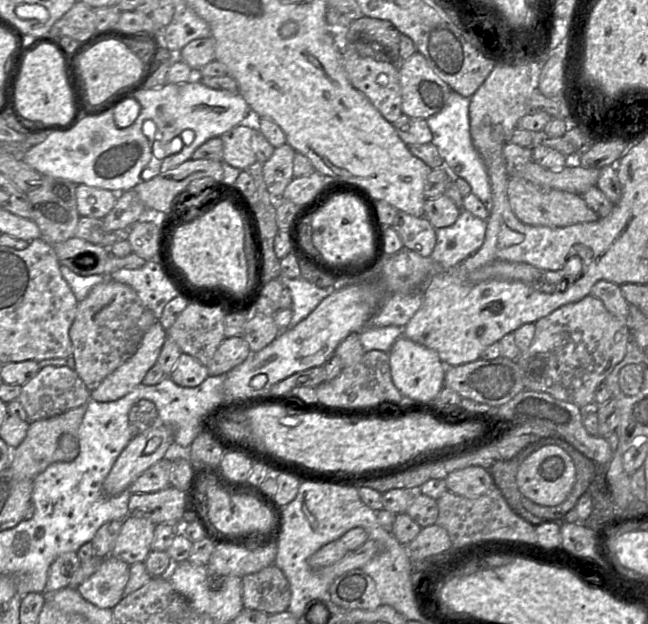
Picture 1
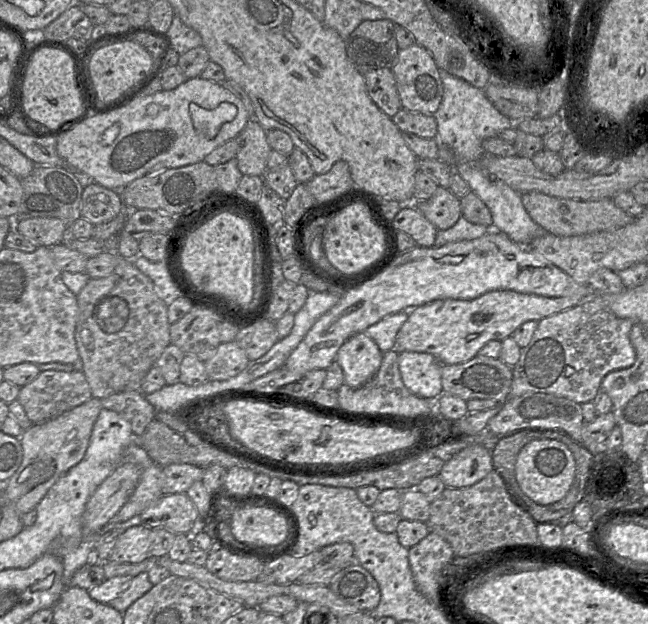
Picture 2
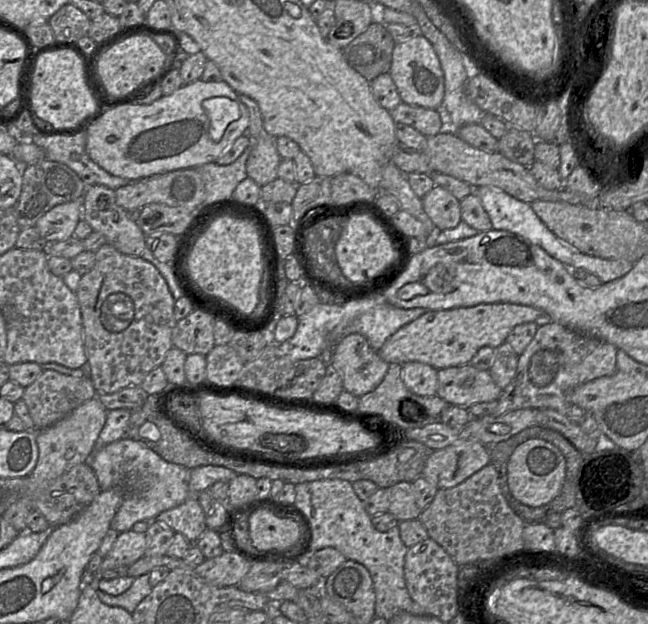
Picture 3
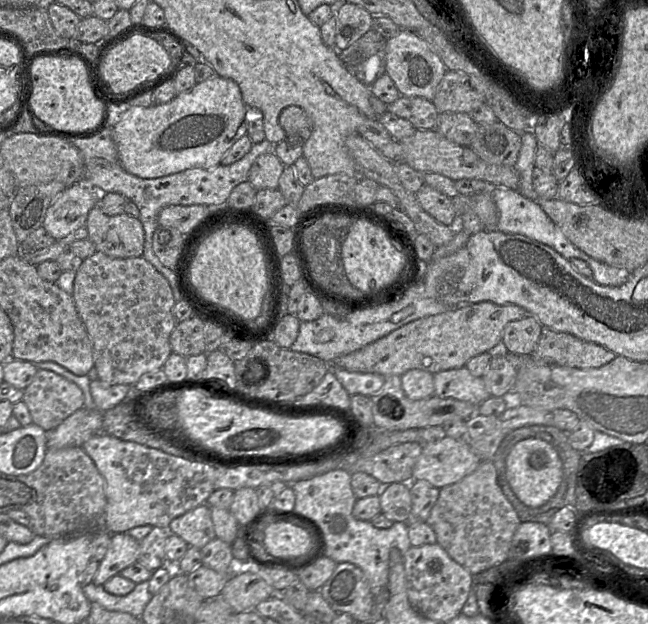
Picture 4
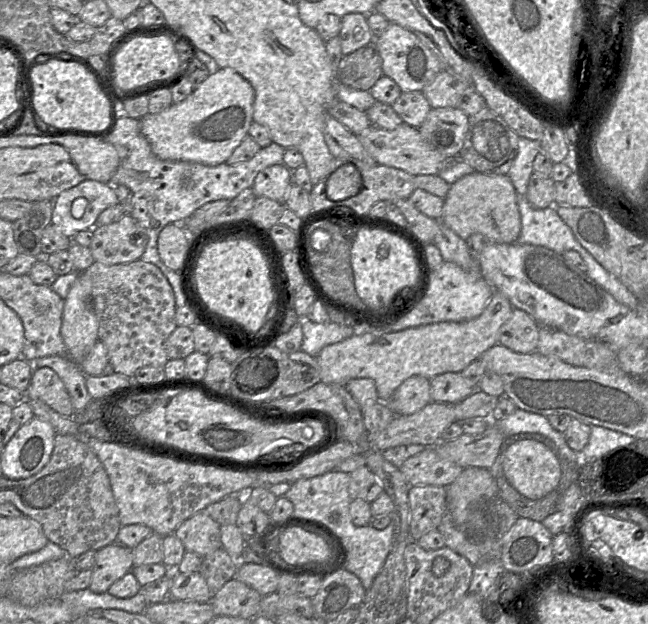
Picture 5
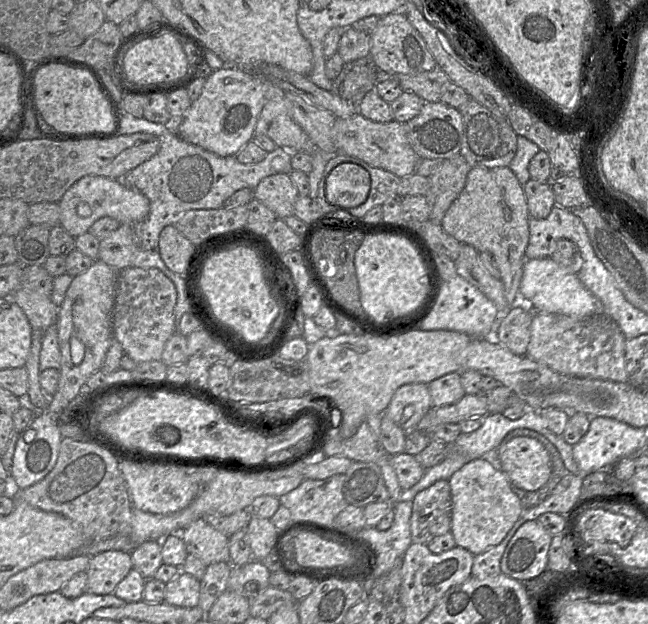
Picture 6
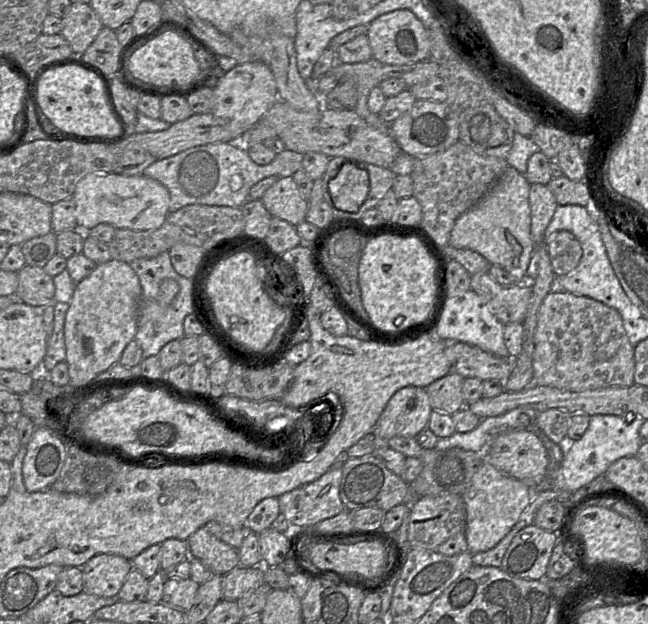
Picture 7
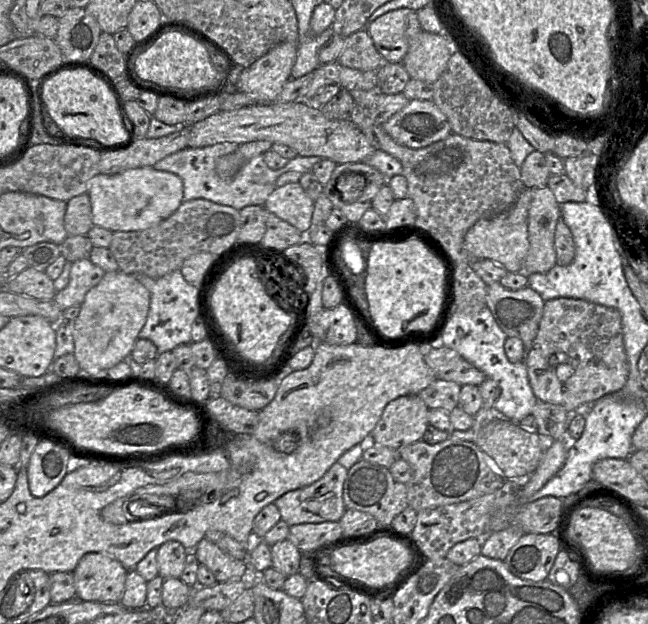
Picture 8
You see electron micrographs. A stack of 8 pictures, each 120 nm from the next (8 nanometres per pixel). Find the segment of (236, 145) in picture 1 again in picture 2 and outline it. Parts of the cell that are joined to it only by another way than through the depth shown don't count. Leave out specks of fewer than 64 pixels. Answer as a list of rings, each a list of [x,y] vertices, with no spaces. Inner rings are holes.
[[[251,118],[234,139],[239,144],[235,158],[240,172],[243,175],[263,177],[272,150],[266,139],[266,130],[255,118]]]

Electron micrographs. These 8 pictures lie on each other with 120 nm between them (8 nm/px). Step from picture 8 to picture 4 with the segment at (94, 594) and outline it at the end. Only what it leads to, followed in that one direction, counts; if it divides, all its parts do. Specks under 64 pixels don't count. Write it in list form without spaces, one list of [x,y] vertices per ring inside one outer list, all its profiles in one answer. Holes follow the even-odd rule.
[[[127,533],[112,534],[111,542],[104,558],[99,562],[94,576],[95,585],[103,585],[107,580],[138,561],[140,542]]]

